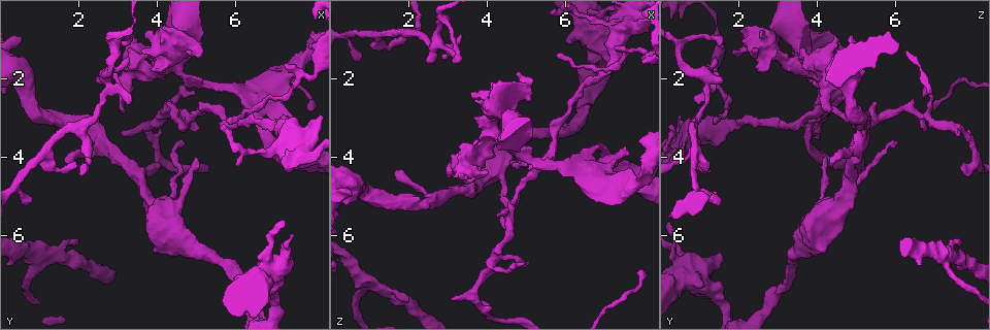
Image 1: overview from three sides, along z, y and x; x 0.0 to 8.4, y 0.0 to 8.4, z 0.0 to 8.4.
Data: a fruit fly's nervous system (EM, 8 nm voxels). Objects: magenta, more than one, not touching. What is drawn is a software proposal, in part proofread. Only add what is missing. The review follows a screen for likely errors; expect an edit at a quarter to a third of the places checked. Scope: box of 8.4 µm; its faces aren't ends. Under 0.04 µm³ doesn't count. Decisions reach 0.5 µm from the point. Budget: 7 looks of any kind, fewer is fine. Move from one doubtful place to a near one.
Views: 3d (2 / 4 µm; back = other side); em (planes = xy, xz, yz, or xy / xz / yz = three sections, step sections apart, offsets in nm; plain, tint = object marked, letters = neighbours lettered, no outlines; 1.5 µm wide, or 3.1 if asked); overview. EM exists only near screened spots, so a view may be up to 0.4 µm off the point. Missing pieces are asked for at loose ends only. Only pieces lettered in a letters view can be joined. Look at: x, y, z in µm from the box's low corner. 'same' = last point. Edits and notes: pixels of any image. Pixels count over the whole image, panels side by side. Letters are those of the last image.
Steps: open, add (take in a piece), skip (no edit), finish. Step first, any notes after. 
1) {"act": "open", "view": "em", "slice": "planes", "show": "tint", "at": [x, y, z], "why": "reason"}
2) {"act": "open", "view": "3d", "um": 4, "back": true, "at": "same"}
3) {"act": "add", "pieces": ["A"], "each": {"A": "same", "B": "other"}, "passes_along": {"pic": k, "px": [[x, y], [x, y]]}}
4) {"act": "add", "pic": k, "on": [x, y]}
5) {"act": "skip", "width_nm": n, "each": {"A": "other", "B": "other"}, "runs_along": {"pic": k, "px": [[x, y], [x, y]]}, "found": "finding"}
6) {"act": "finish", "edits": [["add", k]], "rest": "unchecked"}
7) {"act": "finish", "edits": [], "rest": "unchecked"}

{"act": "open", "view": "em", "slice": "planes", "show": "tint", "at": [5.05, 4.00, 4.20], "why": "an open end"}

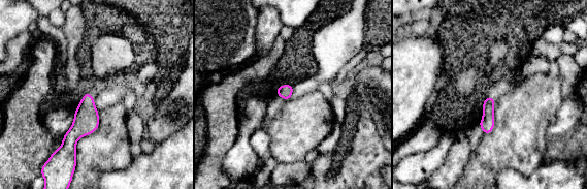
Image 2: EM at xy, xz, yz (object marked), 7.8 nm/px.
{"act": "open", "view": "em", "slice": "planes", "show": "letters", "at": "same"}

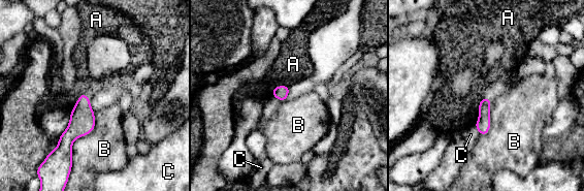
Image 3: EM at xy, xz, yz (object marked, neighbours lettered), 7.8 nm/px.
{"act": "skip", "each": {"A": "other", "B": "other", "C": "other"}, "border": {"pic": 3, "px": [[95, 112], [71, 163]]}, "found": "no lettered piece goes on from it"}

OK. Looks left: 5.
{"act": "open", "view": "3d", "um": 2, "at": [7.50, 3.45, 3.95], "why": "free end"}

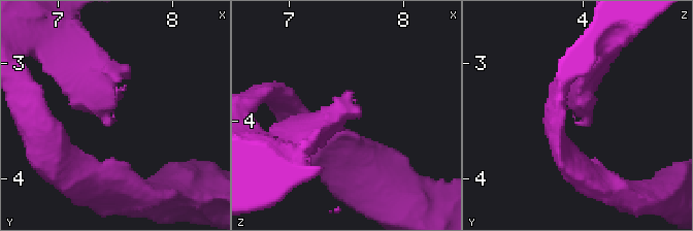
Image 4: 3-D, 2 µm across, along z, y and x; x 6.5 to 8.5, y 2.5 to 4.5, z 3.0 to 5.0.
{"act": "open", "view": "em", "slice": "planes", "show": "letters", "at": [7.50, 3.48, 3.90]}

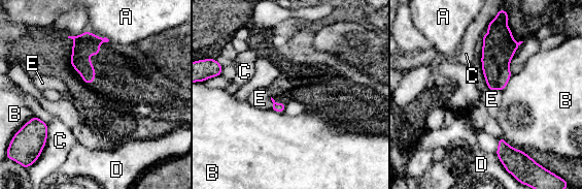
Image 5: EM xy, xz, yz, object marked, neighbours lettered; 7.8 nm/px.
{"act": "skip", "longest_contact_nm": ["A", 200], "each": {"A": "other", "B": "other", "C": "other", "D": "other", "E": "other"}, "found": "no lettered piece goes on from it"}

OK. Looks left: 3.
{"act": "open", "view": "3d", "um": 2, "at": [1.85, 4.25, 4.30], "why": "branch stops here"}

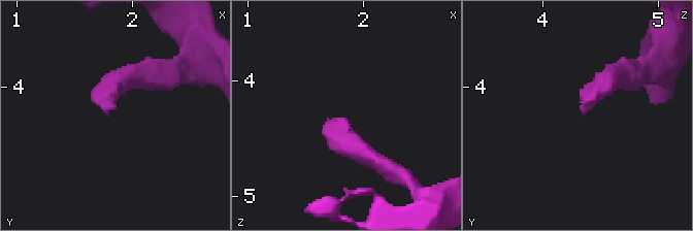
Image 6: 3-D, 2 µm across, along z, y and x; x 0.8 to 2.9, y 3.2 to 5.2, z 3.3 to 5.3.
{"act": "open", "view": "em", "slice": "xy", "step": 8, "show": "plain", "at": [1.80, 4.20, 4.34], "why": "shape alone is not enough"}

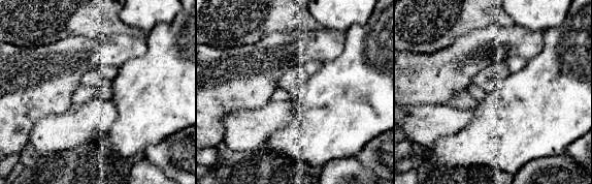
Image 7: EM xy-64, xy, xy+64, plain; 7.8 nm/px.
{"act": "open", "view": "em", "slice": "xy", "step": 8, "show": "letters", "at": "same"}

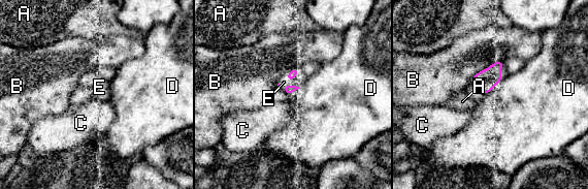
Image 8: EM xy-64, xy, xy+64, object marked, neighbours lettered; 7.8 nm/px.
{"act": "add", "pieces": ["E"], "each": {"A": "other", "B": "other", "C": "other", "D": "other", "E": "same"}, "found": "it goes on there"}

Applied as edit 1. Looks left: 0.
{"act": "finish", "edits": [["add", 8]], "rest": "unchecked"}

